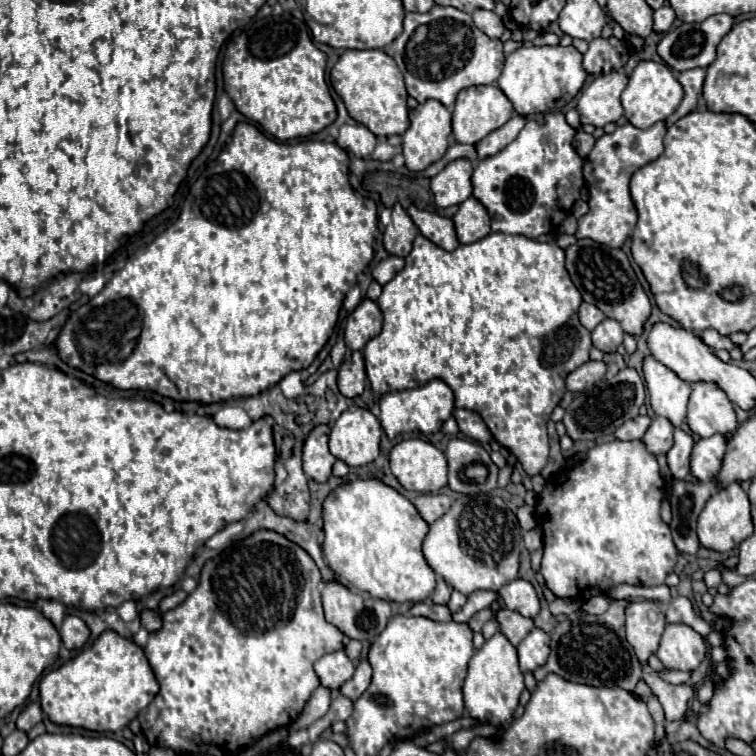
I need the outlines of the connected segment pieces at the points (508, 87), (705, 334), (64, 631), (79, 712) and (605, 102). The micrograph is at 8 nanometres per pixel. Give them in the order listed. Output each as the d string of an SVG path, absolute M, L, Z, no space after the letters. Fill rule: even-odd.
M520 47L506 57L502 75L496 85L512 101L520 115L538 115L562 111L582 89L586 71L582 69L582 53L576 47Z
M704 329L704 331L700 333L700 337L702 337L702 341L704 341L708 347L712 347L712 349L726 349L726 351L730 351L730 349L734 347L728 337L716 333L714 329Z
M68 615L60 627L60 637L66 649L82 649L90 637L90 629L80 617Z
M102 633L102 637L98 637L72 661L42 677L40 707L48 715L48 719L56 725L68 725L68 727L104 733L104 731L124 729L156 697L156 693L158 693L158 683L148 665L148 659L144 657L142 647L138 647L132 639L118 637L118 633Z
M618 71L596 77L582 91L576 105L582 125L604 127L606 123L616 123L624 113L620 105L620 95L626 89L626 85L628 77Z

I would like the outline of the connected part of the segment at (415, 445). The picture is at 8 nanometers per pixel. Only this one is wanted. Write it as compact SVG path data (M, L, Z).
M406 439L390 451L390 469L408 491L436 493L446 485L446 457L432 443Z

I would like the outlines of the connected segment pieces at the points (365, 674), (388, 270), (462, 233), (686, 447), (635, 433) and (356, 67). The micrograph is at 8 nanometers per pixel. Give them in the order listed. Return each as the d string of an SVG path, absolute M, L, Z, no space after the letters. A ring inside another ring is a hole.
M362 661L358 667L356 667L356 673L350 681L346 681L346 685L342 685L340 693L344 697L350 697L350 701L356 701L370 685L372 681L372 669L368 665L368 661Z
M390 255L388 259L384 259L384 261L380 261L376 267L374 267L374 271L372 271L372 277L380 283L380 285L386 285L400 269L404 267L404 259L402 257L394 257L394 255Z
M474 197L466 199L458 207L458 213L454 215L452 221L454 221L460 243L476 243L478 239L490 233L490 217L484 205Z
M676 427L674 431L674 445L672 449L666 453L666 459L668 459L668 467L670 467L670 473L674 479L682 481L686 479L688 471L690 471L690 451L692 451L692 437L688 433L684 433L680 427Z
M638 415L638 417L626 421L622 427L618 427L614 435L616 435L618 439L624 439L624 441L628 441L628 439L640 439L640 437L646 433L650 421L652 421L652 419L650 419L648 415L644 415L644 417Z
M344 51L330 71L330 83L334 91L342 97L348 115L354 121L366 125L376 137L404 135L404 131L408 129L410 121L406 105L406 85L394 59L388 57L384 51Z

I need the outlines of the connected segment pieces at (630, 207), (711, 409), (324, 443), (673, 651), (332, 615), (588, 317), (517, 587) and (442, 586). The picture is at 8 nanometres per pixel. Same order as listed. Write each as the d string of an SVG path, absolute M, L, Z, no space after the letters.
M664 121L648 127L648 129L638 129L630 123L618 127L612 135L602 135L590 155L584 161L584 179L586 179L586 189L590 195L590 211L578 219L578 231L576 239L592 239L598 241L600 245L610 245L610 247L622 247L626 237L632 233L636 225L636 207L630 197L630 177L634 175L636 169L642 165L654 161L662 151L662 139L666 135L666 125Z
M694 383L692 385L692 395L690 395L690 403L688 403L688 419L686 419L686 423L700 437L712 437L716 433L730 435L738 427L732 403L728 401L726 393L722 389L718 389L716 385L712 385L712 383Z
M318 425L316 429L310 431L306 443L304 443L304 473L318 481L324 483L332 475L332 465L334 465L334 455L328 451L328 435L330 427L328 425Z
M666 623L656 655L666 669L694 671L706 659L706 653L708 645L698 631L682 623Z
M324 583L322 601L324 601L326 621L330 621L334 627L338 627L346 637L358 639L358 641L374 641L378 637L378 633L382 633L382 629L386 627L386 623L392 615L388 601L376 599L368 593L350 591L348 587L338 585L338 583Z
M582 303L580 309L578 309L578 317L580 317L580 323L586 327L586 329L594 329L598 323L602 323L606 317L600 309L596 309L594 305L590 303Z
M516 579L508 585L504 585L502 589L498 589L500 599L504 601L506 609L510 611L518 611L524 617L536 617L540 611L540 601L538 595L534 591L534 587L524 581L524 579Z
M438 577L438 581L436 581L436 589L434 589L434 593L432 593L432 601L438 603L438 605L448 605L448 601L450 601L450 593L452 593L452 589L444 583L442 577Z

